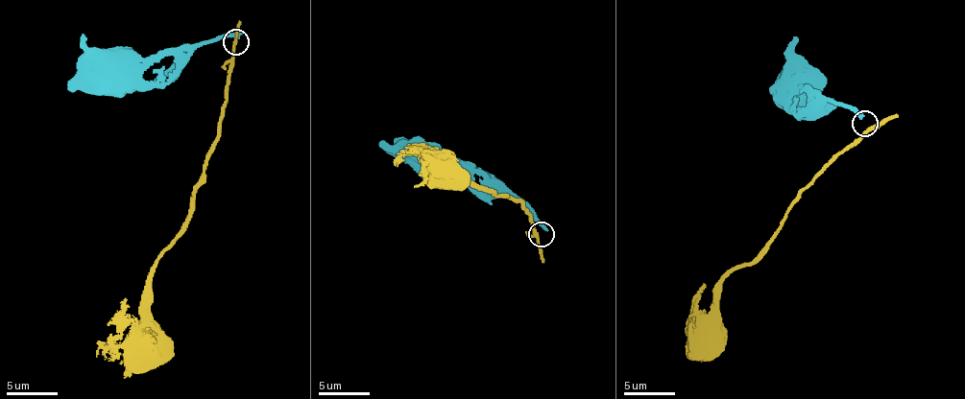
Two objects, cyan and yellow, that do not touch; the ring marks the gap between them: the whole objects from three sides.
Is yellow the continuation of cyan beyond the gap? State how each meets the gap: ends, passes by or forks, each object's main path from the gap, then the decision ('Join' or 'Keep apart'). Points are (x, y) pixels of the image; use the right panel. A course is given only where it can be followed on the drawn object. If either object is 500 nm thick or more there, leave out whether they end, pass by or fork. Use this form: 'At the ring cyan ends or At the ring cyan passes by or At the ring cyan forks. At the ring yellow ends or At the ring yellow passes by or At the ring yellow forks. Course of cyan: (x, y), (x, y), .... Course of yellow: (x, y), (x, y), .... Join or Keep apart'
At the ring cyan ends. At the ring yellow passes by. Course of cyan: (862, 119), (848, 106), (805, 85), (783, 99), (786, 94). Course of yellow: (867, 127), (792, 204), (767, 251), (724, 278), (719, 285), (719, 334), (710, 336). Keep apart

